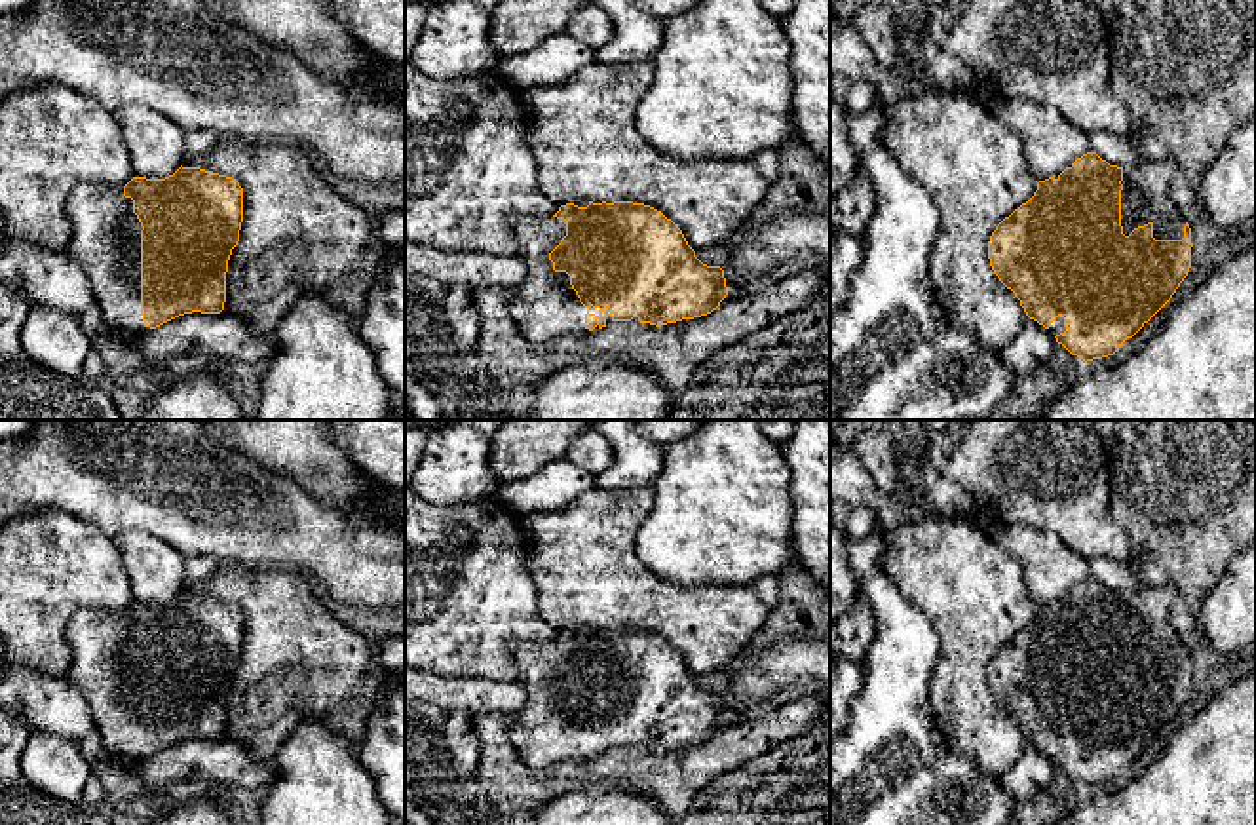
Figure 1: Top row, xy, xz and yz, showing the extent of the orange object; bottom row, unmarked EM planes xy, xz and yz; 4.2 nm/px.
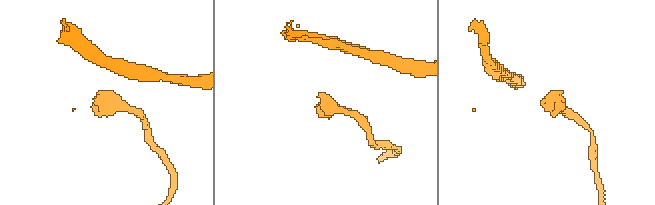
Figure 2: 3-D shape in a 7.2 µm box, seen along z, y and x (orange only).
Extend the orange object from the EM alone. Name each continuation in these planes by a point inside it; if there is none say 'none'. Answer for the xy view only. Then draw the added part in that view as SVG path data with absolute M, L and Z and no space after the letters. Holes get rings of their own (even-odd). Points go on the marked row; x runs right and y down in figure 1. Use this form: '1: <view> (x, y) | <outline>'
1: xy (105, 244) | M82 184L65 203L72 238L63 249L87 276L105 327L146 333L141 314L141 222L124 186ZM124 184L125 186L125 184Z

